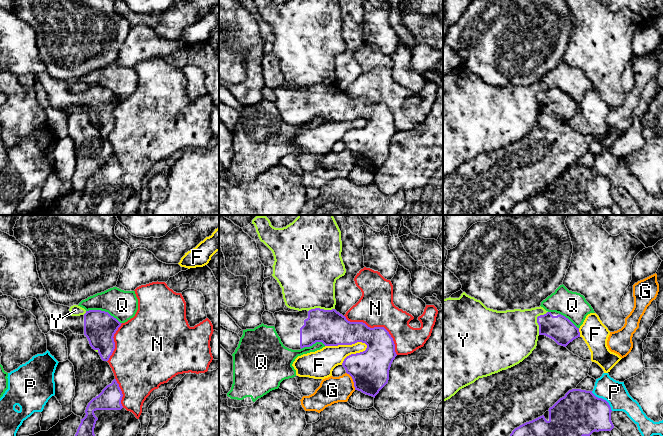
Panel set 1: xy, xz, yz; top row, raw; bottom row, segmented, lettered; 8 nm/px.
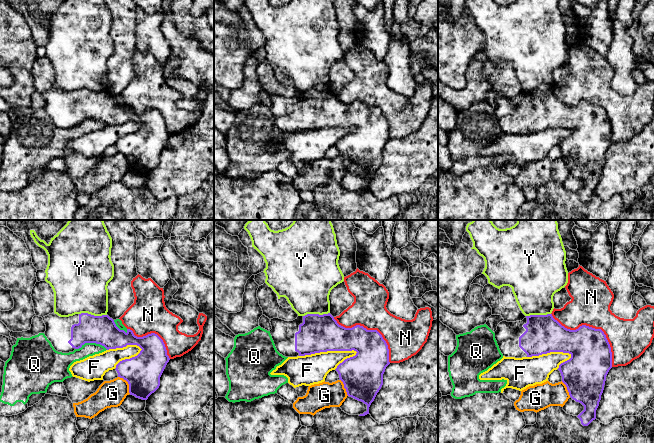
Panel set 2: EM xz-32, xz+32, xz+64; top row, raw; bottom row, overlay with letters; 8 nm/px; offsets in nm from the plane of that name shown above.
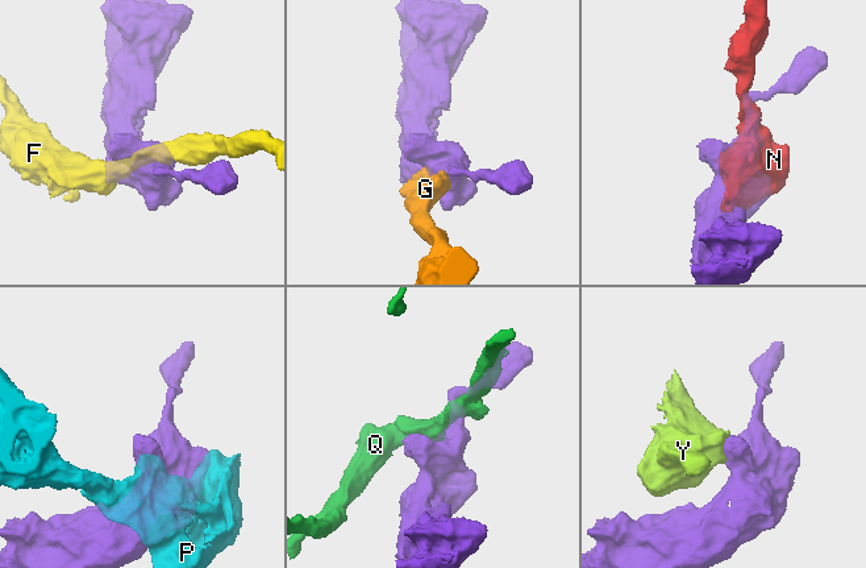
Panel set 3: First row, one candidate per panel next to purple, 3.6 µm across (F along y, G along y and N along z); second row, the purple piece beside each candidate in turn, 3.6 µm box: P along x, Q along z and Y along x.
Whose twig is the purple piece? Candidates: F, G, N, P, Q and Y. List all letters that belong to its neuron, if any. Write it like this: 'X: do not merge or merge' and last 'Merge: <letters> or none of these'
F: do not merge
G: do not merge
N: do not merge
P: do not merge
Q: do not merge
Y: do not merge
Merge: none of these

